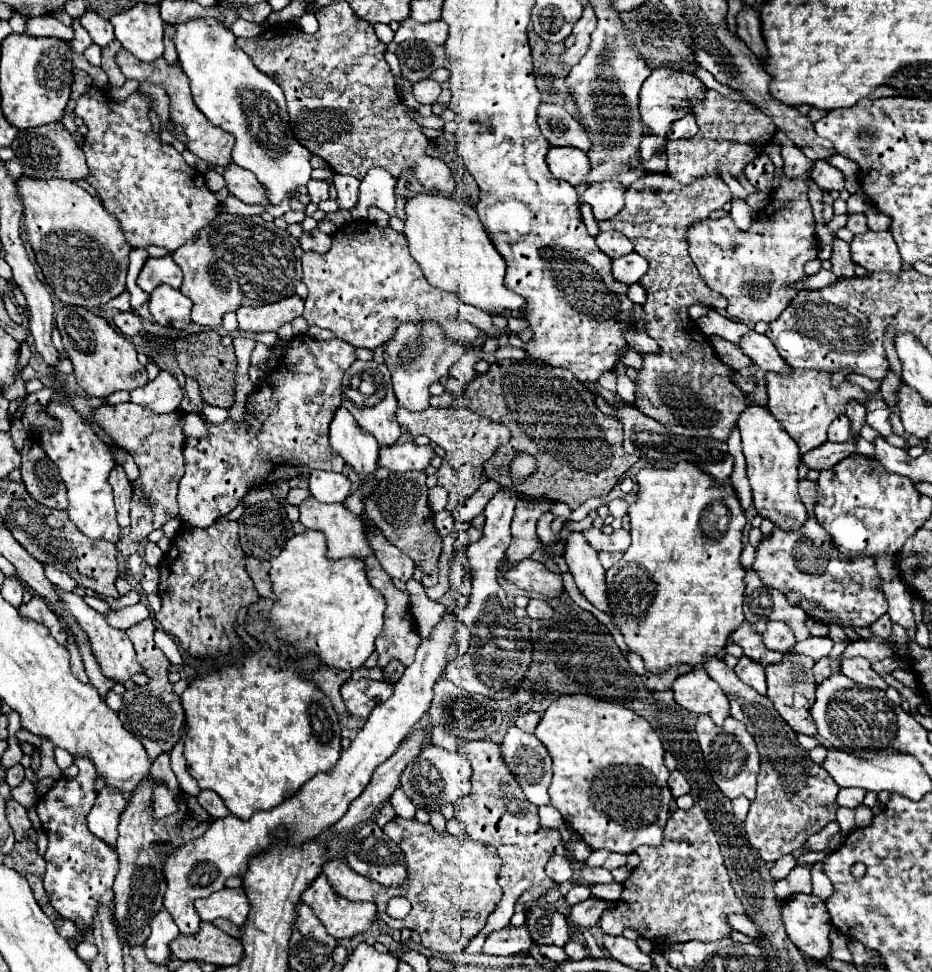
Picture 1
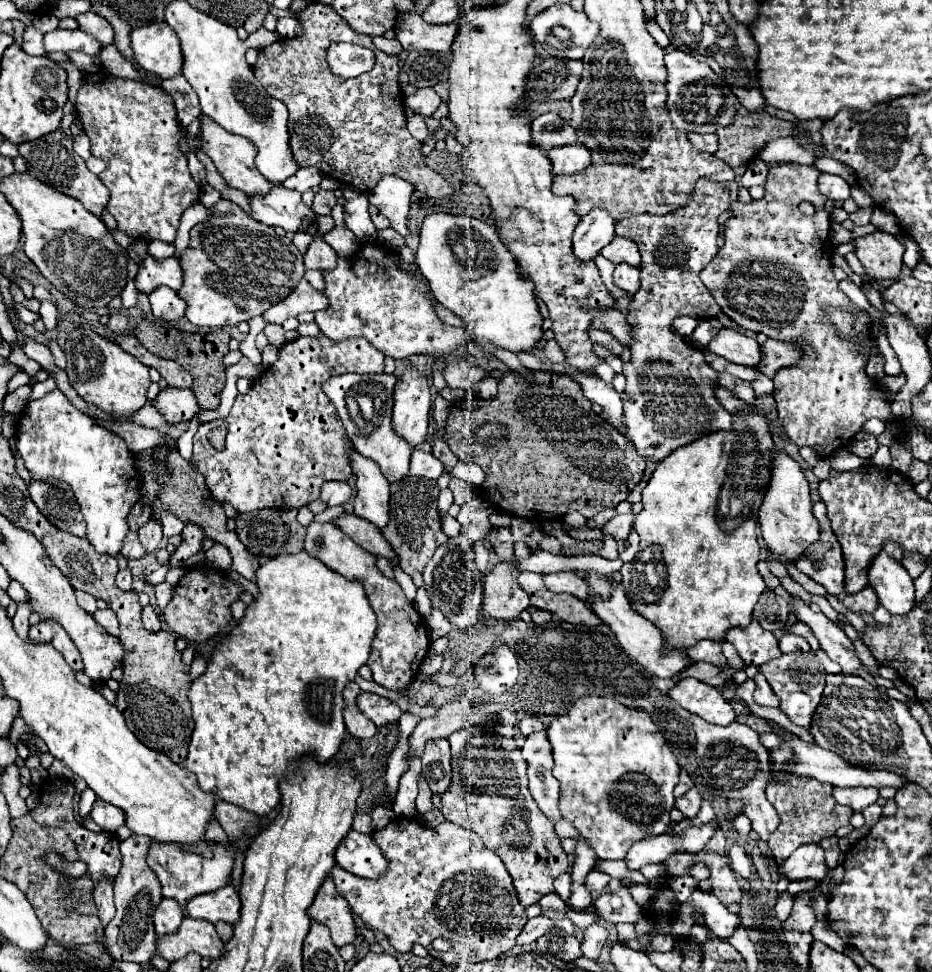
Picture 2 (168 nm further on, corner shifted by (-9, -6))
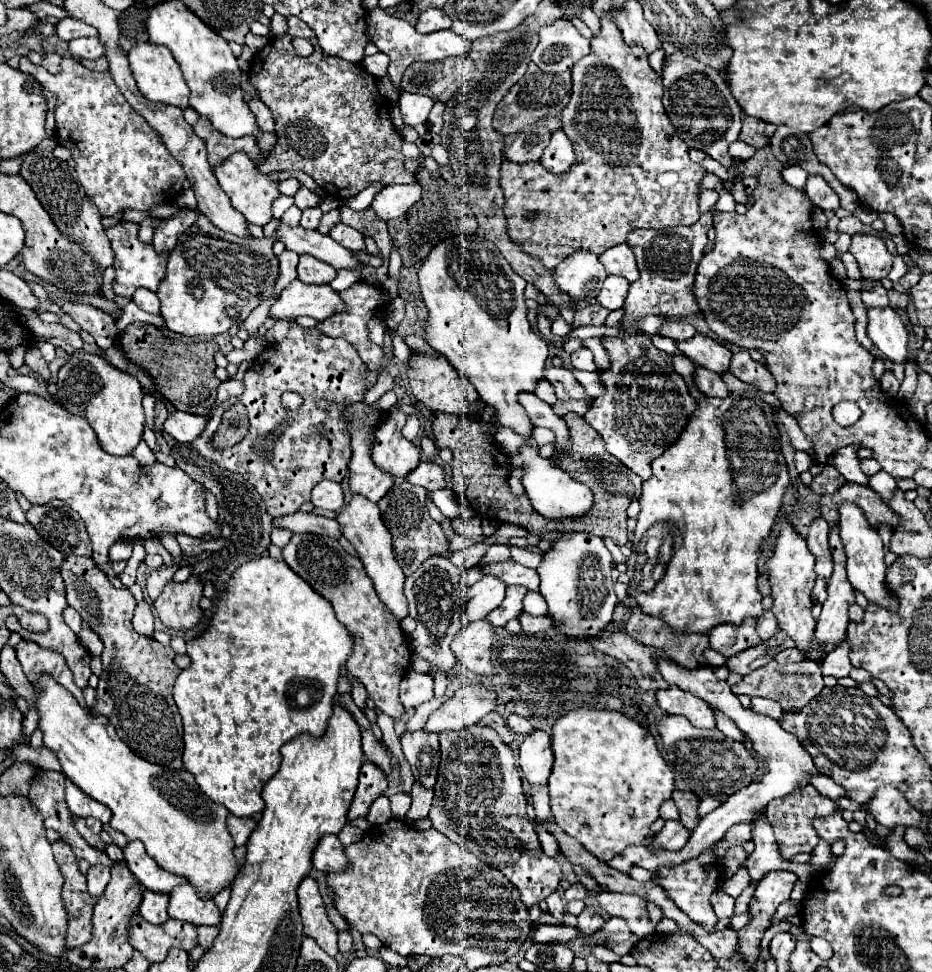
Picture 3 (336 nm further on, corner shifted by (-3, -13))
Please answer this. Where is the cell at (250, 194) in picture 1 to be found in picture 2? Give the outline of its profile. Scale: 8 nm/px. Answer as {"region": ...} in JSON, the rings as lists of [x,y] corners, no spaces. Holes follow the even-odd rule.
{"region":[[[274,186],[266,196],[250,198],[252,206],[252,218],[266,224],[266,226],[280,226],[286,232],[308,232],[308,228],[302,226],[302,220],[308,220],[308,224],[318,222],[318,216],[302,204],[300,192],[288,190],[284,186]]]}

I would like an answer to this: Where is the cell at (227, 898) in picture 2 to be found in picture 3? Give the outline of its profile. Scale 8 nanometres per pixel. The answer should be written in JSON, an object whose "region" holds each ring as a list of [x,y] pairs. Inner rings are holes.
{"region":[[[180,885],[170,893],[168,915],[172,919],[188,921],[196,927],[200,925],[218,925],[222,921],[222,913],[216,907],[214,899],[202,899],[192,885]]]}

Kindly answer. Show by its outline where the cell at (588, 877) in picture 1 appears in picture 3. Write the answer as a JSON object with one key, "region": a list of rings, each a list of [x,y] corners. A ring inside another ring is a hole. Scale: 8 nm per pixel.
{"region":[[[574,883],[570,889],[566,889],[564,893],[564,899],[566,901],[572,901],[572,899],[586,899],[588,897],[588,889],[580,883]]]}

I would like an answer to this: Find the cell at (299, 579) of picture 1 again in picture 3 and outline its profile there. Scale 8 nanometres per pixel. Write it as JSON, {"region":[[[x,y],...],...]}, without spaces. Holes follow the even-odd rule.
{"region":[[[266,555],[266,557],[258,557],[258,559],[252,559],[244,565],[240,565],[232,573],[232,579],[228,581],[228,587],[222,593],[222,599],[218,603],[216,615],[212,617],[208,631],[204,631],[198,639],[188,641],[186,645],[188,645],[188,655],[192,659],[192,665],[188,669],[184,669],[174,683],[174,701],[178,705],[178,711],[180,711],[182,723],[184,723],[184,755],[182,755],[184,769],[196,777],[196,783],[202,787],[202,791],[212,801],[222,803],[232,815],[254,817],[254,813],[262,813],[262,809],[264,809],[264,799],[262,799],[264,783],[268,783],[280,767],[280,757],[282,757],[280,747],[302,733],[308,733],[316,739],[320,739],[324,735],[328,721],[334,713],[334,699],[338,695],[338,679],[340,679],[342,665],[346,665],[346,661],[350,659],[350,655],[354,651],[352,635],[348,635],[348,627],[344,627],[336,619],[336,613],[332,611],[332,605],[328,603],[328,599],[324,599],[308,583],[304,583],[304,579],[300,579],[300,575],[296,575],[288,567],[288,563],[276,561]]]}

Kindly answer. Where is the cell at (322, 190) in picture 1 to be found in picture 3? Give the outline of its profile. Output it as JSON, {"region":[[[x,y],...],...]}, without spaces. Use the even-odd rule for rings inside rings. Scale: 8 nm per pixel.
{"region":[[[316,205],[316,207],[308,207],[308,209],[304,209],[304,213],[302,213],[302,219],[300,219],[300,225],[304,227],[304,229],[318,229],[318,225],[320,225],[320,221],[322,221],[322,209]]]}

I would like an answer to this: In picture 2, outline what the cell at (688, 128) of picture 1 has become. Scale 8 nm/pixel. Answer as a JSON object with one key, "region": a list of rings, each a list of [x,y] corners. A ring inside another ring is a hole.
{"region":[[[690,132],[688,136],[690,136],[690,142],[694,148],[708,152],[708,154],[716,154],[716,150],[718,150],[716,134],[694,134],[694,132]]]}

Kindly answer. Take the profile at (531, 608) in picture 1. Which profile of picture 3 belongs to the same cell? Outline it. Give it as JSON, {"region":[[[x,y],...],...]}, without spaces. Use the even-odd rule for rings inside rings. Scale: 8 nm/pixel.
{"region":[[[528,613],[520,615],[520,623],[522,623],[524,631],[528,631],[528,633],[538,633],[538,631],[552,629],[552,619],[548,619],[548,617],[532,617]]]}

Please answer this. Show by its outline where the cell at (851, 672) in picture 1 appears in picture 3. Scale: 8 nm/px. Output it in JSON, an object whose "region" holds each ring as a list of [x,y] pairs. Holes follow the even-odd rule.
{"region":[[[778,517],[778,537],[772,551],[772,557],[766,561],[766,573],[772,587],[772,613],[776,615],[778,627],[788,633],[792,639],[796,639],[796,647],[808,657],[816,655],[812,651],[812,631],[816,631],[816,621],[812,617],[812,587],[816,581],[814,573],[814,555],[808,551],[806,539],[796,531],[796,527],[790,523],[788,517]]]}

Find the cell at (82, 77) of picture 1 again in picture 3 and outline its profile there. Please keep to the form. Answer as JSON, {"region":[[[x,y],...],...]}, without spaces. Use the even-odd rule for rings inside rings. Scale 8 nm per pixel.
{"region":[[[54,51],[46,53],[44,59],[42,59],[42,65],[44,65],[50,73],[54,73],[54,75],[60,71],[60,63],[62,63],[62,57],[60,57],[58,53],[54,53]]]}

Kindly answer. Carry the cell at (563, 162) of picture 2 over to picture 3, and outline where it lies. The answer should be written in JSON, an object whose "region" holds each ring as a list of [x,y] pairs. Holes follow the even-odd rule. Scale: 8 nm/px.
{"region":[[[564,131],[552,133],[552,139],[550,139],[548,147],[544,149],[540,163],[546,167],[546,171],[556,173],[556,175],[564,175],[572,167],[572,163],[576,163],[572,143],[564,135]]]}

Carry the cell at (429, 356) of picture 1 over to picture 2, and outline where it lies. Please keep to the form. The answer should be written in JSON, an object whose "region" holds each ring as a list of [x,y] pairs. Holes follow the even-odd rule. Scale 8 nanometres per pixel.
{"region":[[[406,370],[394,388],[392,430],[412,448],[426,442],[430,416],[428,380],[418,370]]]}

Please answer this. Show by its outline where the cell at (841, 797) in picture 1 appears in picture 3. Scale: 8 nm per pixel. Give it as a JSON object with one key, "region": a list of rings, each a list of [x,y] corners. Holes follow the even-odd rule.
{"region":[[[818,775],[818,777],[812,777],[810,783],[820,791],[820,795],[832,799],[832,801],[838,801],[840,797],[844,797],[844,787],[840,787],[838,783],[834,783],[830,777],[824,777],[824,775]]]}

